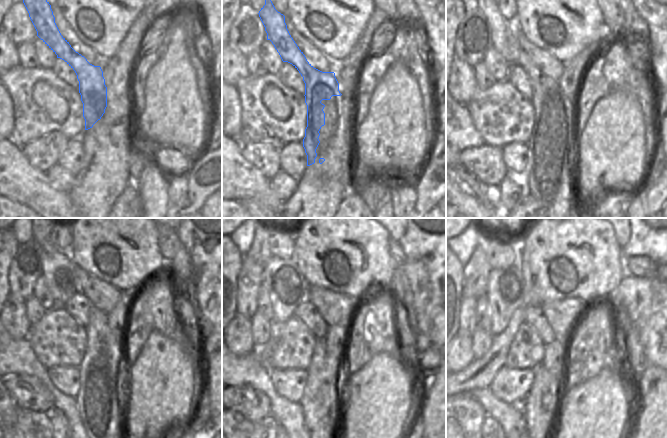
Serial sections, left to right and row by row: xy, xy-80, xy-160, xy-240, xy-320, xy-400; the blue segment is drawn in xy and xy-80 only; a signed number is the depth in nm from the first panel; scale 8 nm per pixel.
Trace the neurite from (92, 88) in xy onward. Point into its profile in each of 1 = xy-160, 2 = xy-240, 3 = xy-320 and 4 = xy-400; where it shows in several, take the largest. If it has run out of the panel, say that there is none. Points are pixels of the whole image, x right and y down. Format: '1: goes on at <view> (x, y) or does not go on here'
1: goes on at xy-160 (553, 193)
2: goes on at xy-240 (103, 419)
3: goes on at xy-320 (323, 416)
4: goes on at xy-400 (541, 410)

